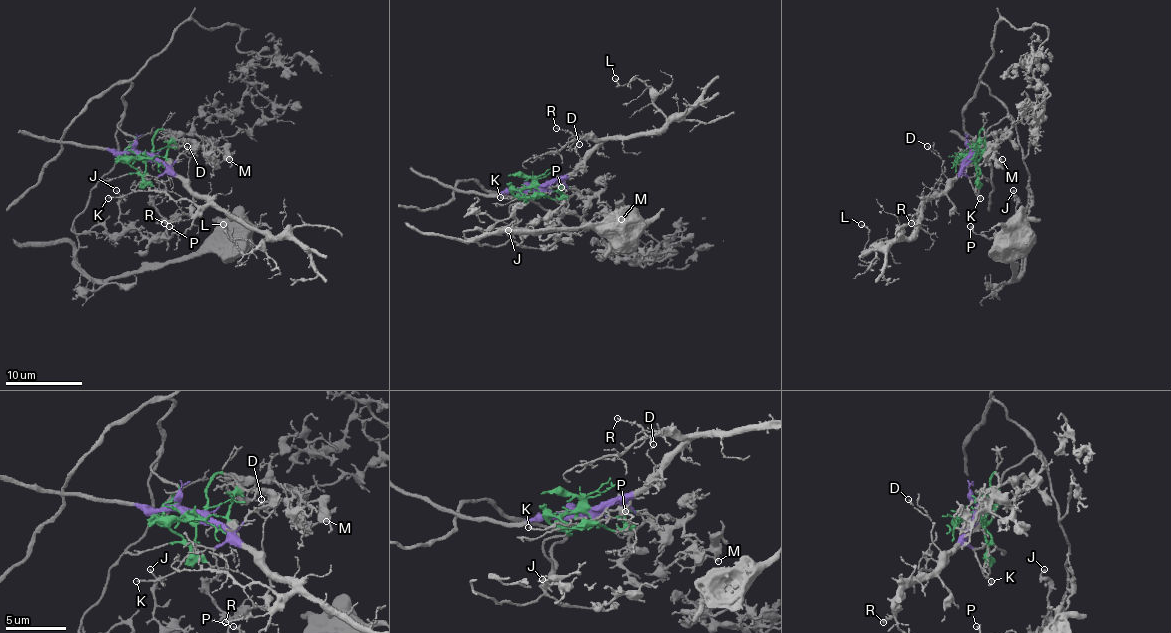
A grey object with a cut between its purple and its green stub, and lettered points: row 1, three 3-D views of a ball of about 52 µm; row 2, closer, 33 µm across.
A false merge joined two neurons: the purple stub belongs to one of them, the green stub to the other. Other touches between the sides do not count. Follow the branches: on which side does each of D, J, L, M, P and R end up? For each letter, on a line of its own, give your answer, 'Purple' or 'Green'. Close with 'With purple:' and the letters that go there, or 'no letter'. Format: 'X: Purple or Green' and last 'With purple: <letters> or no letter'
D: Purple
J: Green
L: Purple
M: Green
P: Green
R: Purple
With purple: D, L, R

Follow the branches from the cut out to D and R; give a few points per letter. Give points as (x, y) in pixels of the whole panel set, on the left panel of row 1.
D: (145, 155), (154, 155), (187, 178), (189, 161), (183, 153), (187, 145)
R: (145, 155), (154, 155), (193, 193), (198, 193), (206, 201), (187, 220), (164, 224)

